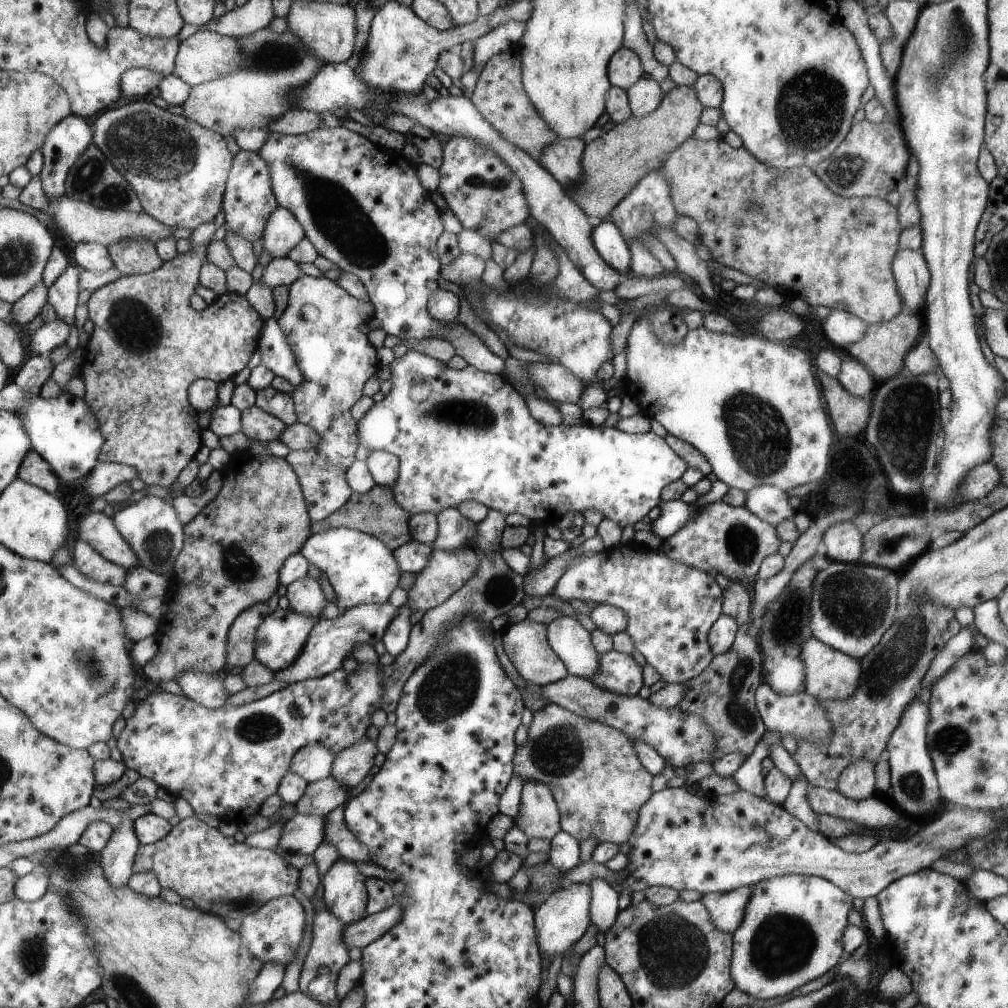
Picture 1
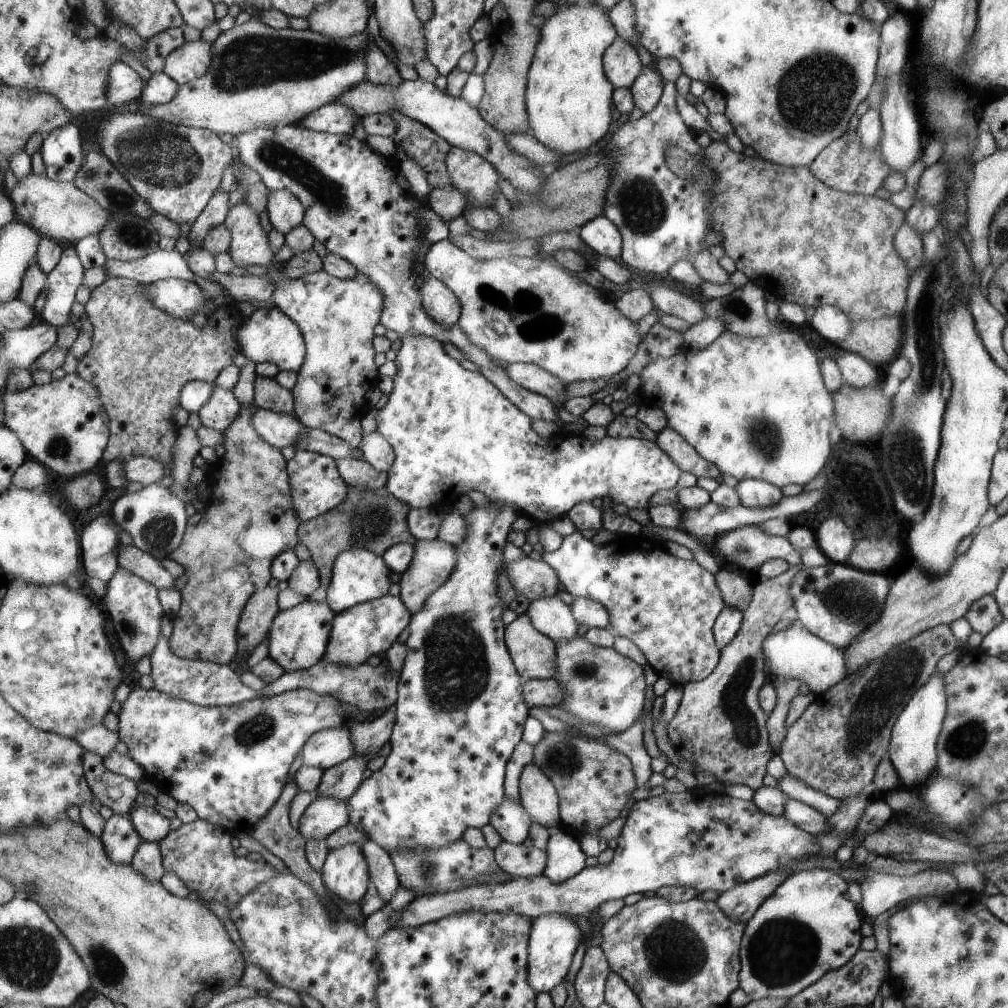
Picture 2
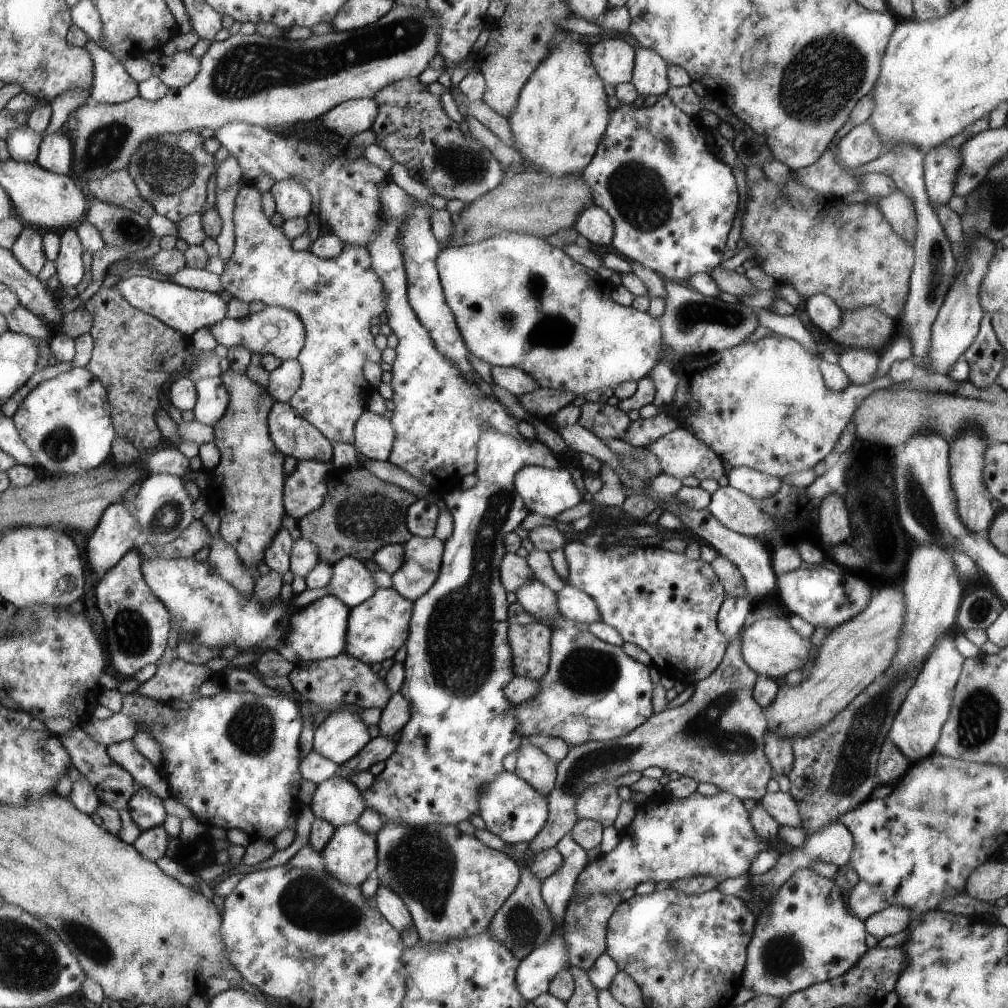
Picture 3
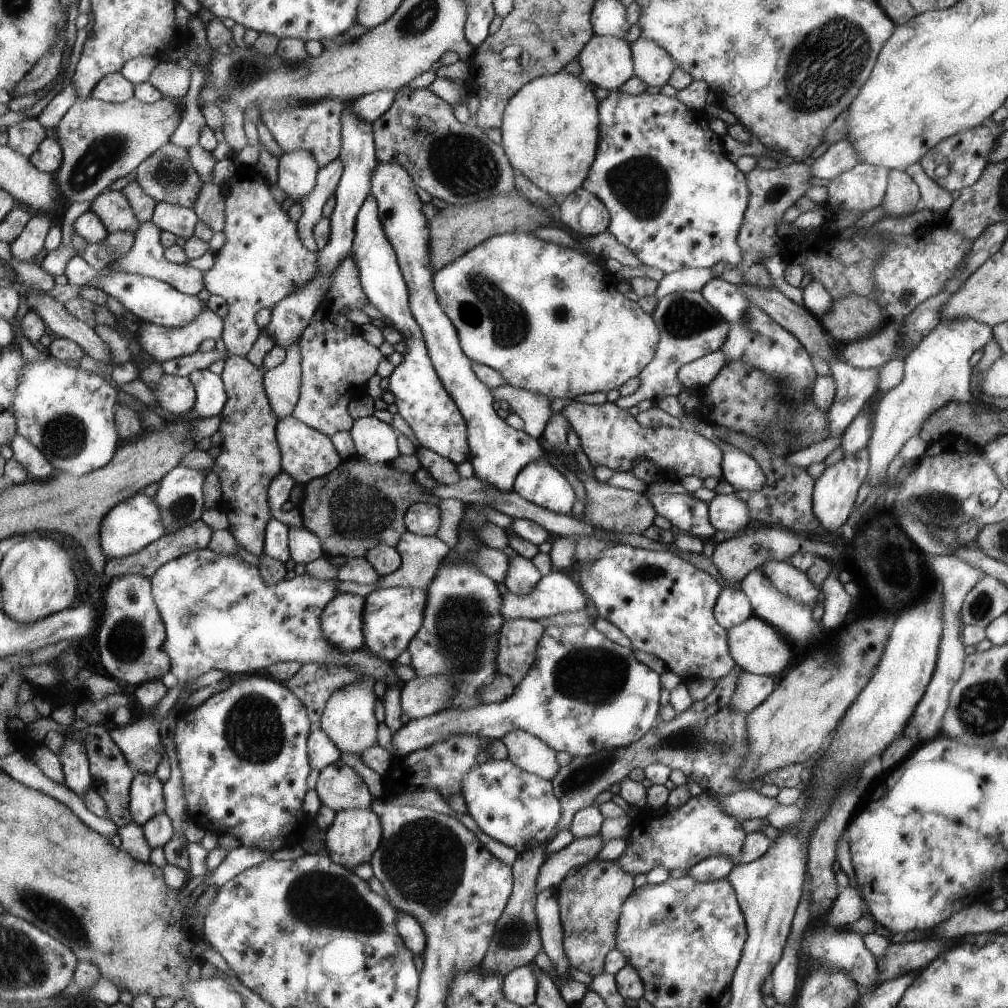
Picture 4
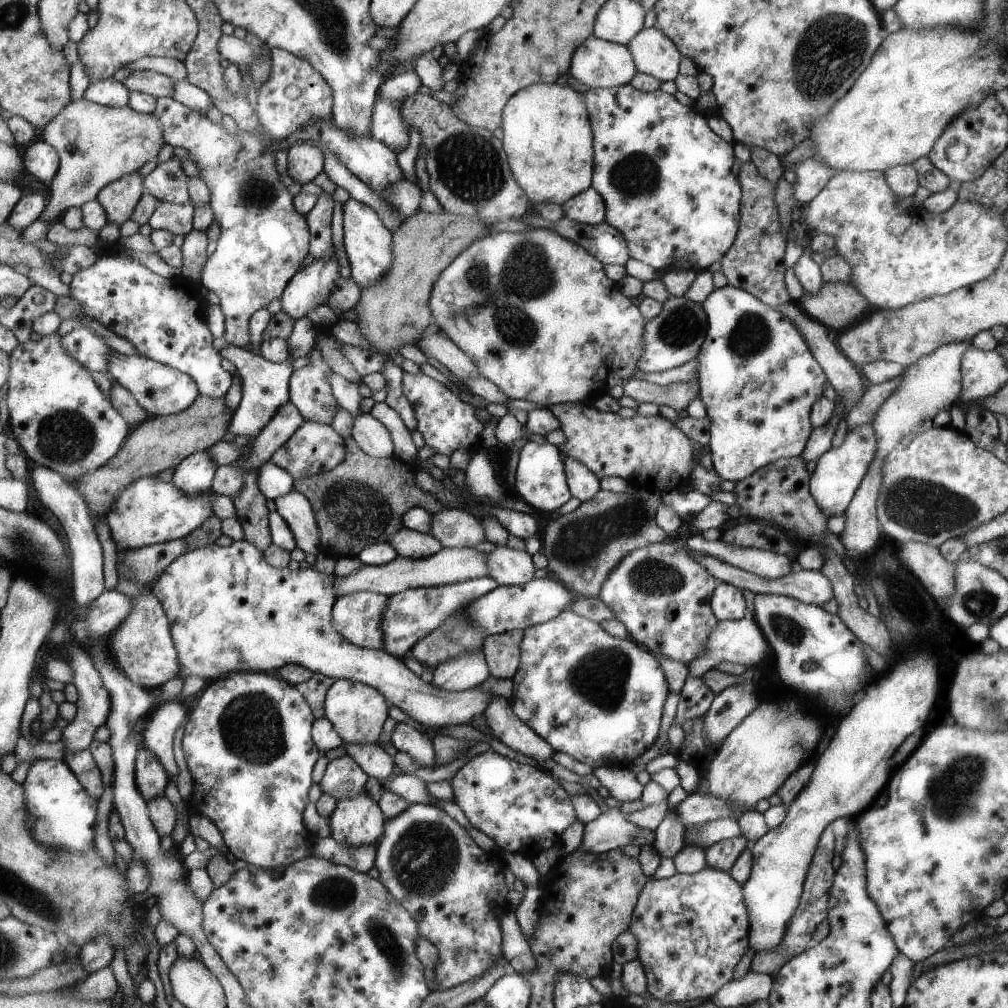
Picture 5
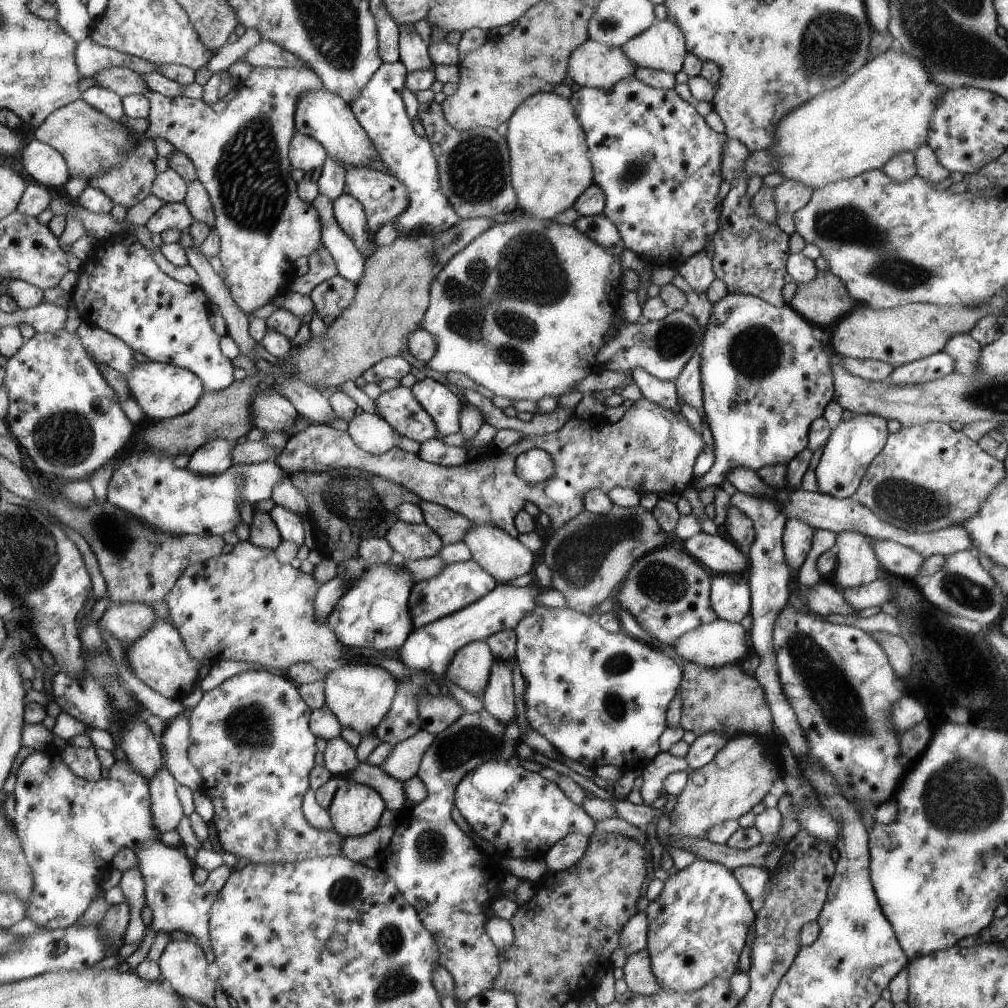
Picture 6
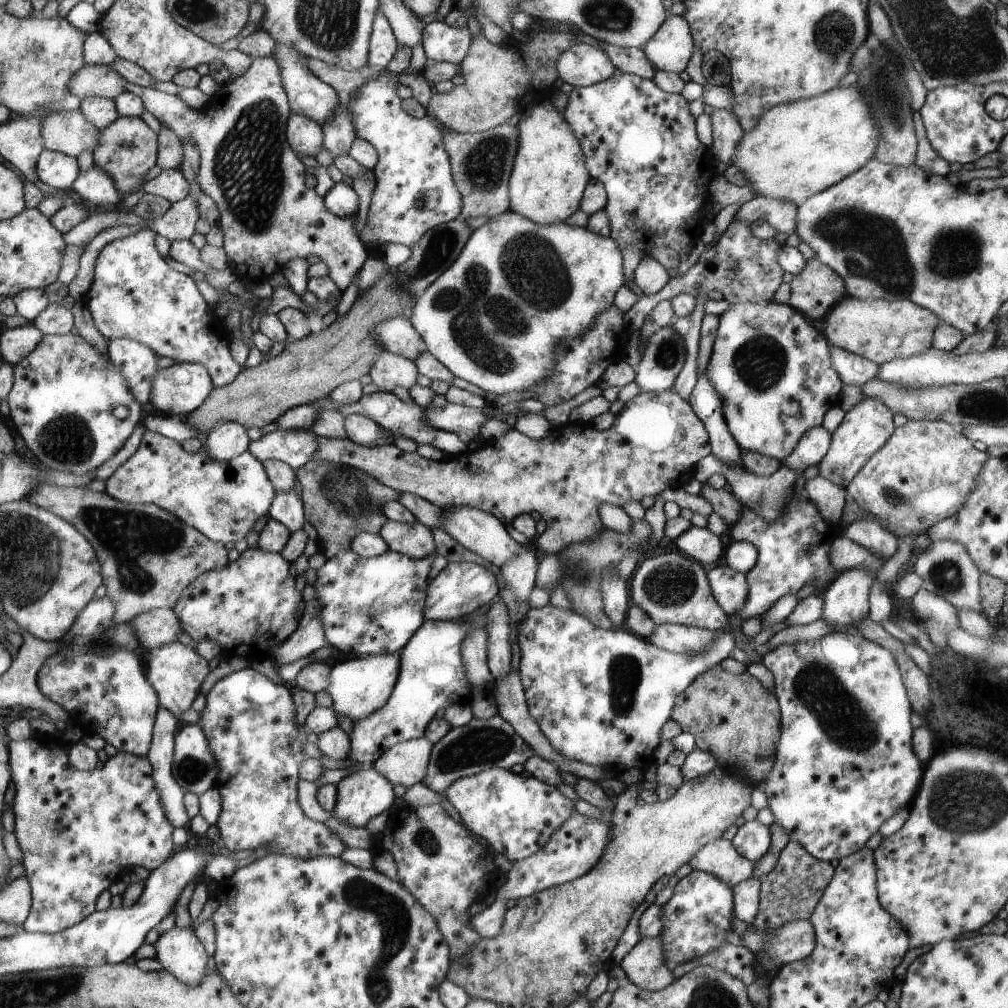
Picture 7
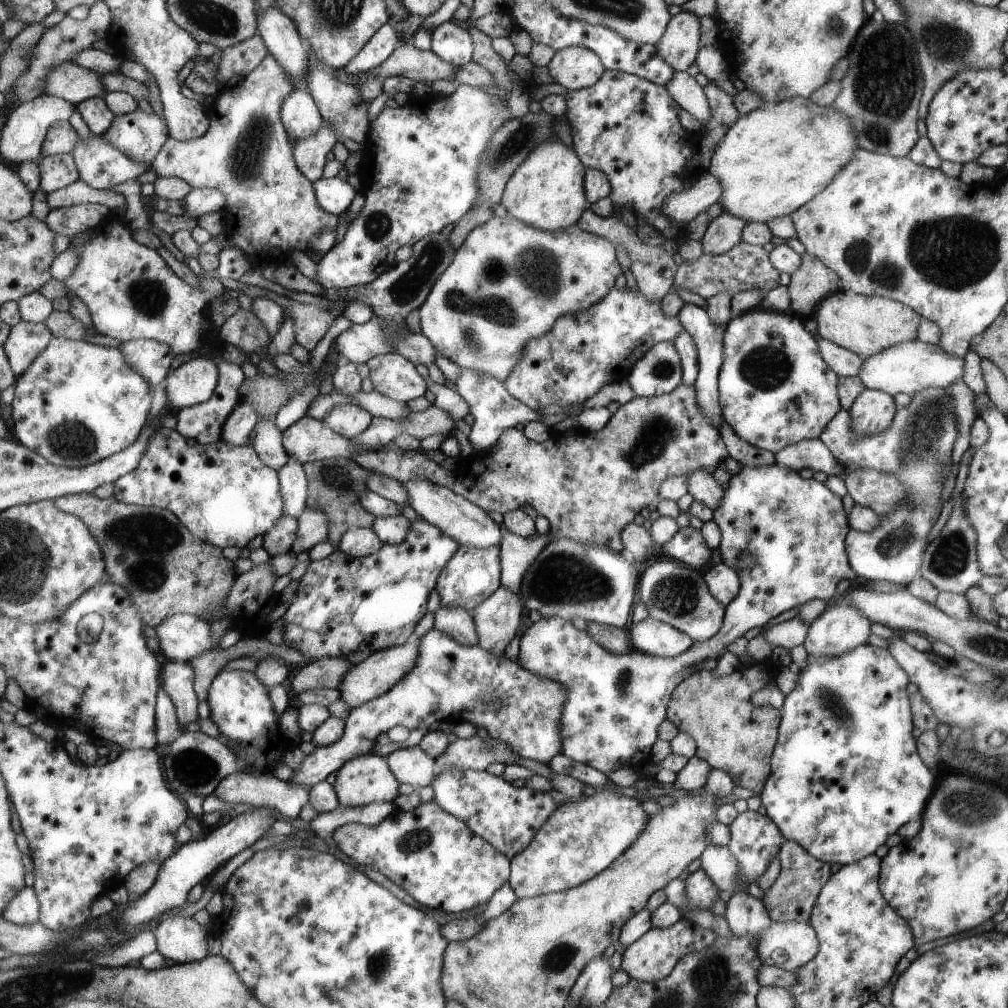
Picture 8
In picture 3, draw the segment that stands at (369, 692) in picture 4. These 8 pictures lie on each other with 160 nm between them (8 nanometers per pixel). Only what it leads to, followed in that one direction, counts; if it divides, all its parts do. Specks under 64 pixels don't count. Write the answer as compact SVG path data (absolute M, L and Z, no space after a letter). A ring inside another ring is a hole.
M359 710L332 712L316 729L312 751L340 765L359 754L373 740Z

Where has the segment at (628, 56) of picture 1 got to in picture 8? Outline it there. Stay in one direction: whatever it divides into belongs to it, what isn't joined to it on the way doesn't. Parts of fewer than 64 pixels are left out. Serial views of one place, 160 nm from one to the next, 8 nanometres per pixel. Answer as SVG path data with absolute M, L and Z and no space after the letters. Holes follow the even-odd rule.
M568 46L555 51L547 67L553 82L568 91L595 84L605 69L596 52L582 46Z

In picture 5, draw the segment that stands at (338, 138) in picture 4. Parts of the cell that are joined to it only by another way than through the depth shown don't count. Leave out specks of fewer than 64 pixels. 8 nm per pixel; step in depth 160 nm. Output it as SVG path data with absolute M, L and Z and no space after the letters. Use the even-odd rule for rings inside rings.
M275 48L271 52L272 67L269 78L257 90L257 104L253 109L253 114L259 120L259 131L249 132L237 128L231 134L223 124L214 124L203 112L192 110L173 97L160 97L153 114L163 126L166 144L187 150L199 170L199 176L209 186L210 206L213 208L215 219L221 223L222 234L217 242L216 251L210 256L201 274L201 285L215 292L221 300L220 308L226 318L225 338L231 345L248 350L252 349L250 322L253 314L265 309L273 300L281 300L289 282L304 268L303 262L310 250L307 216L295 208L295 196L291 196L287 188L288 182L284 181L283 175L275 166L275 153L279 150L265 152L265 149L291 137L313 118L322 117L323 122L334 120L333 88L329 86L324 75L315 70L313 64L309 64L307 60L283 48Z

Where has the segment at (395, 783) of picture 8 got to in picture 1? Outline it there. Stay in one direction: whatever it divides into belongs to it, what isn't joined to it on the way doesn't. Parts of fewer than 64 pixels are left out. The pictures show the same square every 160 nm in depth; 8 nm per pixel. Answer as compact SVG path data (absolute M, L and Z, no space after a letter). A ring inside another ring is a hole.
M339 858L323 877L324 902L346 925L367 916L370 894L366 876L355 862Z

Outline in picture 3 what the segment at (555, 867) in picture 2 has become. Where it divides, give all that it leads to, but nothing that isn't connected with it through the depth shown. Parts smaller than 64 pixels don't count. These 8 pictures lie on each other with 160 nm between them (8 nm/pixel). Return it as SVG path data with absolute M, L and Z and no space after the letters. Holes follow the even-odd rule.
M569 833L564 834L553 848L562 856L562 861L550 875L547 875L540 882L540 895L541 898L544 899L550 915L554 918L556 926L554 927L553 933L561 935L561 924L563 922L564 912L566 911L568 900L572 894L575 880L577 880L577 875L583 870L583 867L587 863L587 856L585 854L586 850L583 850L583 848L571 838Z

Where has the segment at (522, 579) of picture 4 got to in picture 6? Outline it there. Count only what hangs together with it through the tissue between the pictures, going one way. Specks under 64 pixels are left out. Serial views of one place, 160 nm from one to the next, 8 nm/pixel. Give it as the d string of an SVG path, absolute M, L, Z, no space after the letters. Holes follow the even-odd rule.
M489 523L473 525L465 533L461 542L469 549L471 559L488 571L497 584L509 582L521 574L528 573L533 566L533 553L516 538L509 536L504 530Z

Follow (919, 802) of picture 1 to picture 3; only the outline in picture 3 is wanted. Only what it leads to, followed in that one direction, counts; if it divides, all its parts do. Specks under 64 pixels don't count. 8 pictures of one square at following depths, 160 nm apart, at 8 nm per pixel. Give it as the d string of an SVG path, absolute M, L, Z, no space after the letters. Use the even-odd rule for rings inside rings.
M953 634L941 636L941 641L937 642L937 647L921 666L916 681L909 688L904 702L901 702L896 717L893 718L892 726L887 732L887 739L891 740L901 750L901 754L904 754L911 762L917 762L935 750L935 744L940 741L940 730L948 719L952 693L964 665L964 657L955 648L954 640Z

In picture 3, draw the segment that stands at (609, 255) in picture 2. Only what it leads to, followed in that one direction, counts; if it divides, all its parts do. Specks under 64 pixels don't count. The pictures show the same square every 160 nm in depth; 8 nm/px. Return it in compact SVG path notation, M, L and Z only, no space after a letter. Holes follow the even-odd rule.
M593 204L578 215L573 228L593 246L611 246L614 235L614 224L611 217Z

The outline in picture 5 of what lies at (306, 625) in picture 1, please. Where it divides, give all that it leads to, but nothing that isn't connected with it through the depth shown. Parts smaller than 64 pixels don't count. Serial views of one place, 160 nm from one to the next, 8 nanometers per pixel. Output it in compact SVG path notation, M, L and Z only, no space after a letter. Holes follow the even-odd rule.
M358 591L340 596L333 610L336 632L361 648L385 651L385 628L381 626L381 622L385 622L385 612L389 608L389 602L391 596L370 591Z

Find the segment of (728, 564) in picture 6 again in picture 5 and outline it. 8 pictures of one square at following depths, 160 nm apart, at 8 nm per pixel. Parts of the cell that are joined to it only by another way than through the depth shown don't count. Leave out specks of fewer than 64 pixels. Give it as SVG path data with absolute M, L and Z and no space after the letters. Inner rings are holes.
M693 534L685 538L685 546L691 552L711 556L719 562L725 562L729 566L735 566L739 570L761 576L761 578L769 578L769 580L781 578L796 568L784 555L755 548L733 546L733 544L721 542L720 539L707 542L702 534Z

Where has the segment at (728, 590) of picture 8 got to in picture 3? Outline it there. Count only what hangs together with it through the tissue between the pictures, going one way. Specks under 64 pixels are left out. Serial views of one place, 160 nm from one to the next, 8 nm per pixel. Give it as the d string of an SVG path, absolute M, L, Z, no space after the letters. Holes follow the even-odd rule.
M725 596L724 603L716 615L717 628L732 639L743 629L745 620L753 610L753 603L745 597Z

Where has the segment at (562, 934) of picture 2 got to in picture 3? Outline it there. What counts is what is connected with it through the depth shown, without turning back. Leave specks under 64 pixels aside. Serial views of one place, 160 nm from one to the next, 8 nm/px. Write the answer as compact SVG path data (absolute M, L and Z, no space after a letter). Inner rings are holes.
M552 932L545 939L545 942L542 942L537 948L533 949L527 956L520 960L520 964L516 968L516 986L527 1002L532 1001L538 994L548 992L550 980L559 971L569 967L565 958L568 958L568 952L566 951L562 935Z

